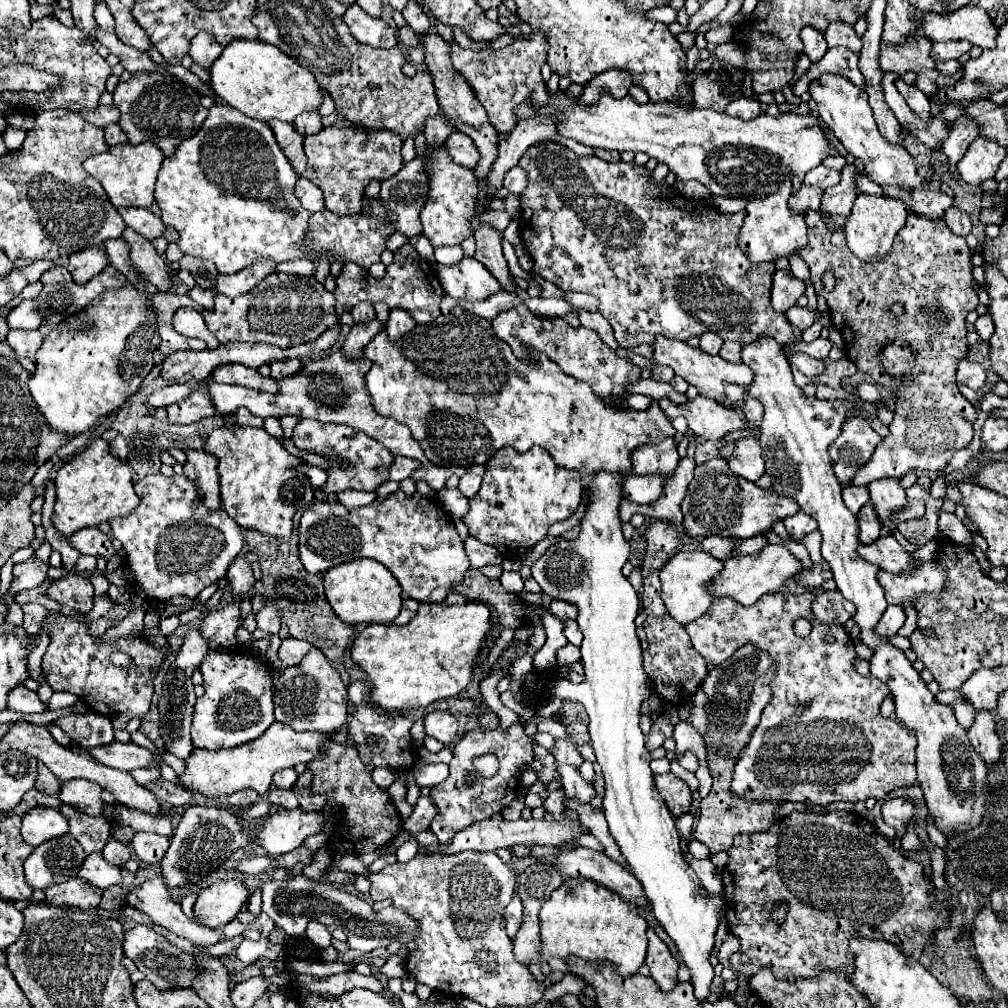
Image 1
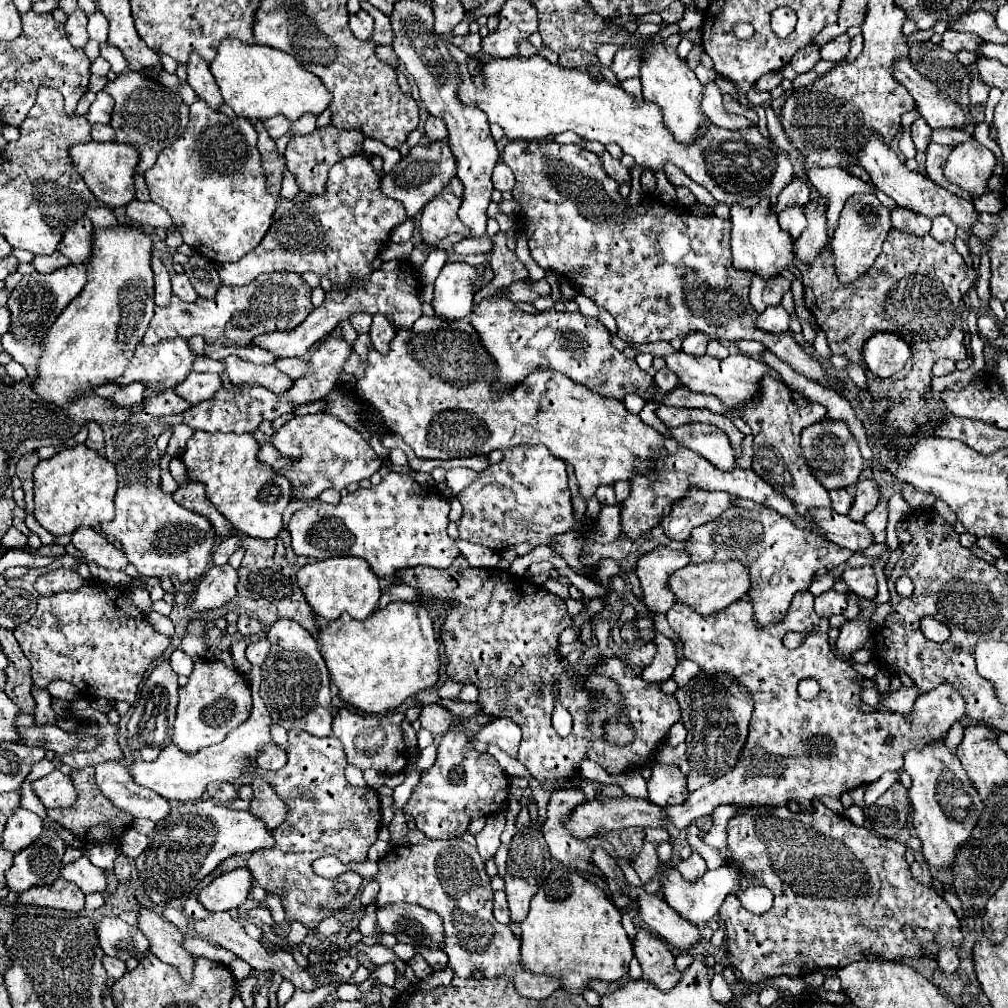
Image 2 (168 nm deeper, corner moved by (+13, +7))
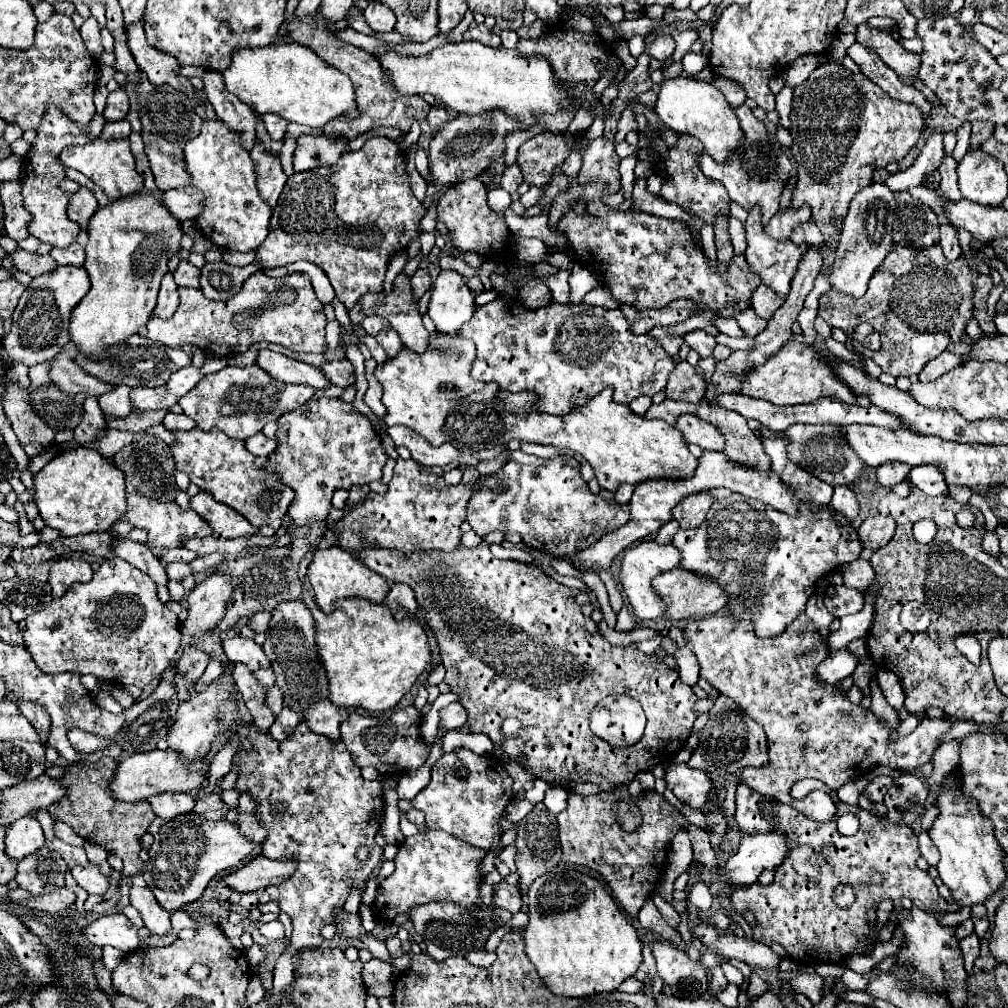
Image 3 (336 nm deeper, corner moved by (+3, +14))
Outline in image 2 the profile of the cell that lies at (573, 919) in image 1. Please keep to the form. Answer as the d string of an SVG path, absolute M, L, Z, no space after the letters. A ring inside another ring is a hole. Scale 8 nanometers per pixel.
M561 871L549 877L539 887L531 901L527 919L521 923L521 961L523 967L533 973L553 975L563 981L563 989L571 993L583 993L589 979L603 979L607 983L617 981L629 973L629 961L633 959L631 941L621 925L621 911L613 905L609 895L595 883L583 879L575 871Z

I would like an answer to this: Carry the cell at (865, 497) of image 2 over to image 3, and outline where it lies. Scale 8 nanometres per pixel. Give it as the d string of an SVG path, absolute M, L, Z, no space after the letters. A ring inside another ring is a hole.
M887 462L885 466L877 468L877 484L883 488L891 488L895 484L899 484L901 480L907 478L911 466L903 464L903 462Z

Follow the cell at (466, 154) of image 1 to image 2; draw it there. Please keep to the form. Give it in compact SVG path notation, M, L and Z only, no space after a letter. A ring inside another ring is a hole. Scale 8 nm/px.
M429 117L427 123L425 123L425 135L431 139L431 141L443 141L449 137L449 131L447 131L447 125L437 119L437 117Z

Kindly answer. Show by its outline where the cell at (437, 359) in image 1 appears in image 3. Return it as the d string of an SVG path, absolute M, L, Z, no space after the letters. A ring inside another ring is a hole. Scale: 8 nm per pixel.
M433 332L429 338L429 350L425 354L413 354L411 350L401 350L395 358L389 358L383 366L377 366L375 376L383 386L383 398L381 402L387 408L387 414L383 422L387 426L409 426L417 434L421 434L425 440L429 440L431 446L441 446L443 442L449 442L455 448L475 448L475 450L487 450L495 446L505 446L513 438L523 442L535 442L535 444L551 444L557 448L571 448L577 454L581 454L595 472L595 478L599 480L599 486L603 490L615 492L619 484L639 484L645 480L683 480L691 478L693 470L697 468L697 458L689 452L683 434L663 422L663 420L647 420L643 416L637 416L629 410L625 404L615 404L611 400L611 390L603 390L597 396L593 396L587 406L581 406L567 416L551 416L545 412L533 410L533 404L537 396L533 392L519 392L509 394L501 392L495 384L477 382L469 376L469 366L473 362L473 342L461 338L459 334L437 334Z

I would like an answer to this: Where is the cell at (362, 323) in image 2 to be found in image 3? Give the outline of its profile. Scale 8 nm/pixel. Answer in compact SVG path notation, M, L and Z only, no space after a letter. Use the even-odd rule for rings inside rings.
M369 316L369 318L365 318L363 328L365 328L365 332L367 332L367 334L375 336L375 334L379 334L381 330L389 328L389 322L385 322L383 318L373 318L373 316Z

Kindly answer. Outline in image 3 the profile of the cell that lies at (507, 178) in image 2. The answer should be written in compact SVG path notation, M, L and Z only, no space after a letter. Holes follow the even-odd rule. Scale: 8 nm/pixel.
M513 164L513 166L509 166L509 168L505 168L505 172L503 172L503 176L501 176L501 188L503 190L507 190L509 194L513 194L513 192L517 192L517 188L519 188L519 184L523 182L523 174L521 174L521 168L517 166L517 164Z

